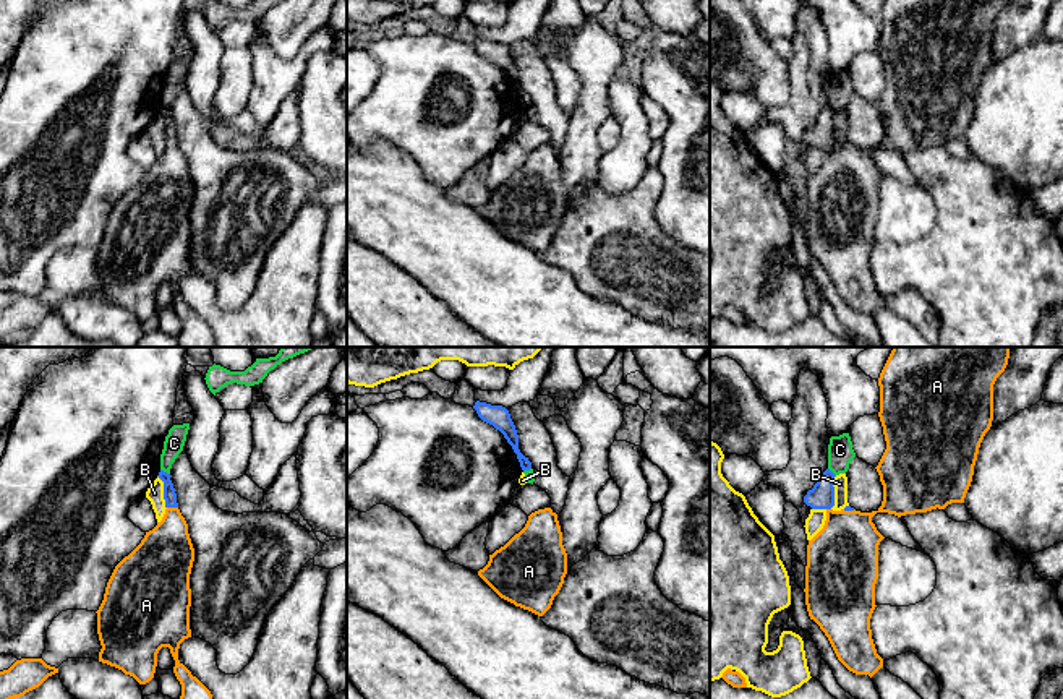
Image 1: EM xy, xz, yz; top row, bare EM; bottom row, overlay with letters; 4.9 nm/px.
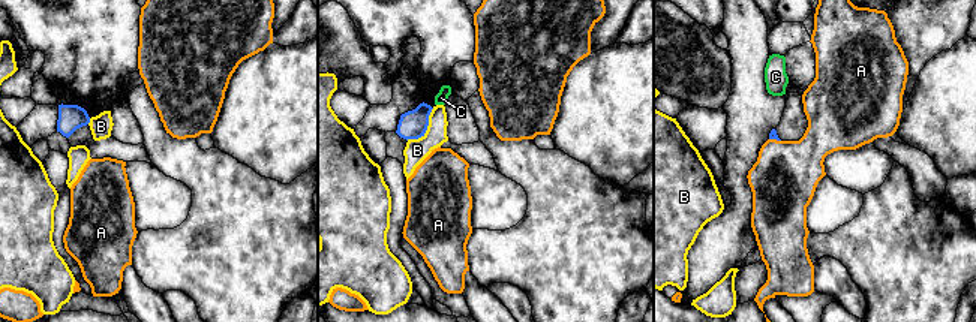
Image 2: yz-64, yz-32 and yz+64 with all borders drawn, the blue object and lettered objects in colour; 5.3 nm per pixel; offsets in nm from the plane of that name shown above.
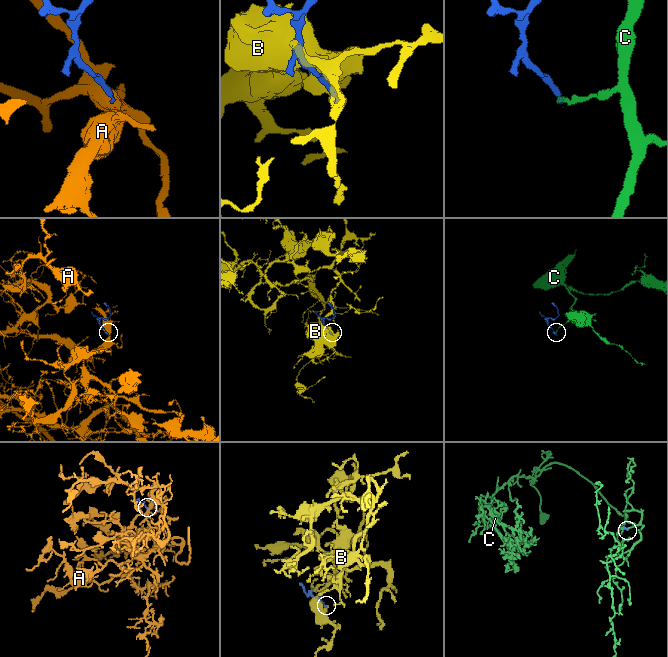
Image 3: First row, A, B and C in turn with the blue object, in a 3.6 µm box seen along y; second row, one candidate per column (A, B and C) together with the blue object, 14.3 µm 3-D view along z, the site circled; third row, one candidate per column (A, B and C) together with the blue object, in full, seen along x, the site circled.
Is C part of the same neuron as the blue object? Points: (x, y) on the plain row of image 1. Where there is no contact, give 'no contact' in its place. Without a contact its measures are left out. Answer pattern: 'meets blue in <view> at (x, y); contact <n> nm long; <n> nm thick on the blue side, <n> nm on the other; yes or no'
meets blue in xy at (166, 109); contact 50 nm long; 60 nm thick on the blue side, 100 nm on the other; no

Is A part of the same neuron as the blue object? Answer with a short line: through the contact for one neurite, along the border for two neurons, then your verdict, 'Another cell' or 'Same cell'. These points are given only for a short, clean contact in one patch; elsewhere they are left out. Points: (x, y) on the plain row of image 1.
Line: xy (169, 128), (172, 143), (172, 169), (166, 192). Same cell

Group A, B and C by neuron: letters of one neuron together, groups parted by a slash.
A / B / C

